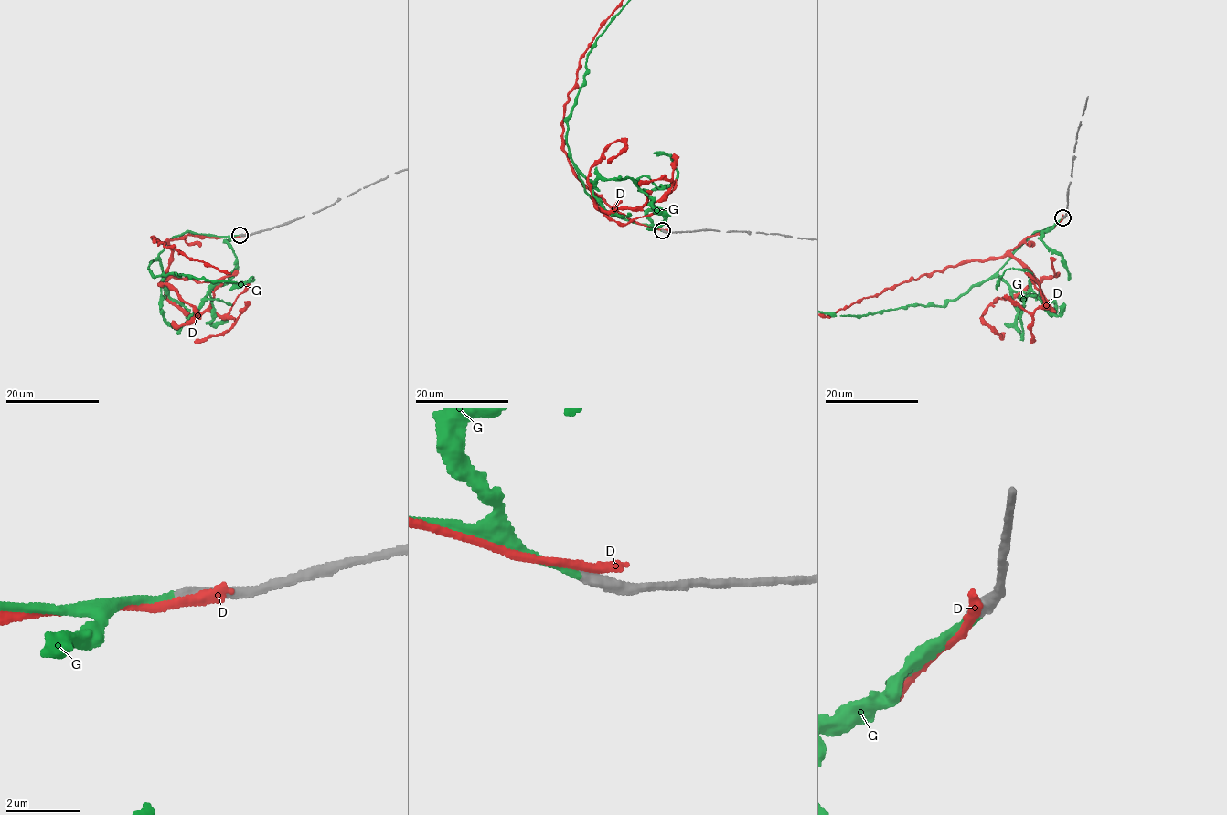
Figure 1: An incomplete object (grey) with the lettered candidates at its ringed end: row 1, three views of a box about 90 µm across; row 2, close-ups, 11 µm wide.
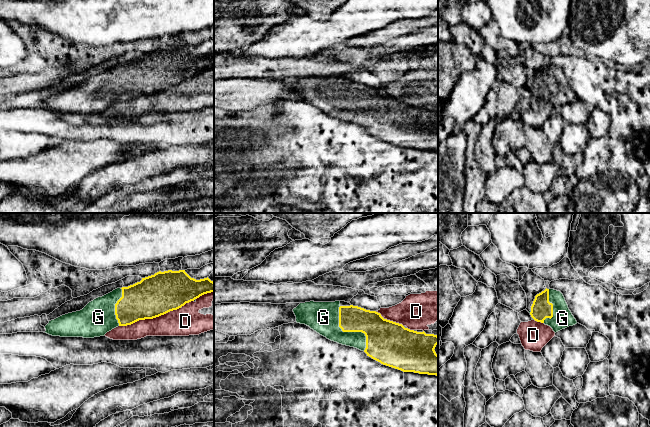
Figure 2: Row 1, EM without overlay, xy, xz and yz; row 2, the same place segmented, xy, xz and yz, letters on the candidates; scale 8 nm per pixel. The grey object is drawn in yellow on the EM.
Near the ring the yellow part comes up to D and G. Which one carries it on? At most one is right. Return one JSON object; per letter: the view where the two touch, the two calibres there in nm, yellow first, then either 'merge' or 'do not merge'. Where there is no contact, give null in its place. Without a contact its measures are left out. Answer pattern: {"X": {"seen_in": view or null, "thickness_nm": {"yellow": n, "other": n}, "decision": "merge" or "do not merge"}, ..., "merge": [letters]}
{"D": {"seen_in": "xy", "thickness_nm": {"yellow": 320, "other": 240}, "decision": "do not merge"}, "G": {"seen_in": "xz", "thickness_nm": {"yellow": 240, "other": 260}, "decision": "merge"}, "merge": ["G"]}

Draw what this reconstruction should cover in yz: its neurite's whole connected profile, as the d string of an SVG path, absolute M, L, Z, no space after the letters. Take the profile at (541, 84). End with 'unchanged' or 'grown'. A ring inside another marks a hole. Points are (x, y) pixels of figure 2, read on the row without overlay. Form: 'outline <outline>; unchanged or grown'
outline M550 64L535 72L529 89L532 96L550 102L555 109L577 100L563 70Z; grown

